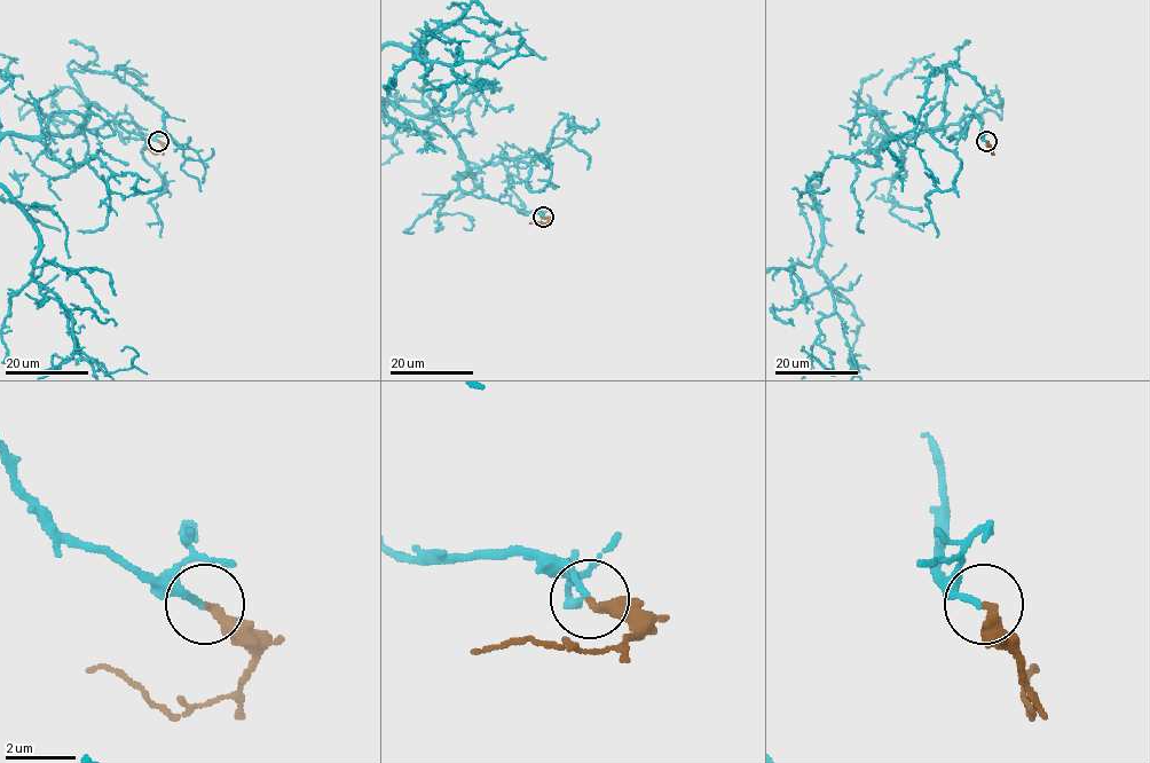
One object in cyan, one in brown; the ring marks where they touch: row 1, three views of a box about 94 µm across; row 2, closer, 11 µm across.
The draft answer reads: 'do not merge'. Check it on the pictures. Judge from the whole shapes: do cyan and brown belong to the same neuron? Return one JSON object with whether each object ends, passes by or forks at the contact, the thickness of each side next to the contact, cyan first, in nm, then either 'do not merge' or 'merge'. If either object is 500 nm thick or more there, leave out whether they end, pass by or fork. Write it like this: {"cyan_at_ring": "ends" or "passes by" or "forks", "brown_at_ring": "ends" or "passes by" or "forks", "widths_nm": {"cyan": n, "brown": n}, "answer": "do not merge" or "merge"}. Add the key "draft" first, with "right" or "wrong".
{"draft": "wrong", "cyan_at_ring": "ends", "brown_at_ring": "ends", "widths_nm": {"cyan": 180, "brown": 280}, "answer": "merge"}

